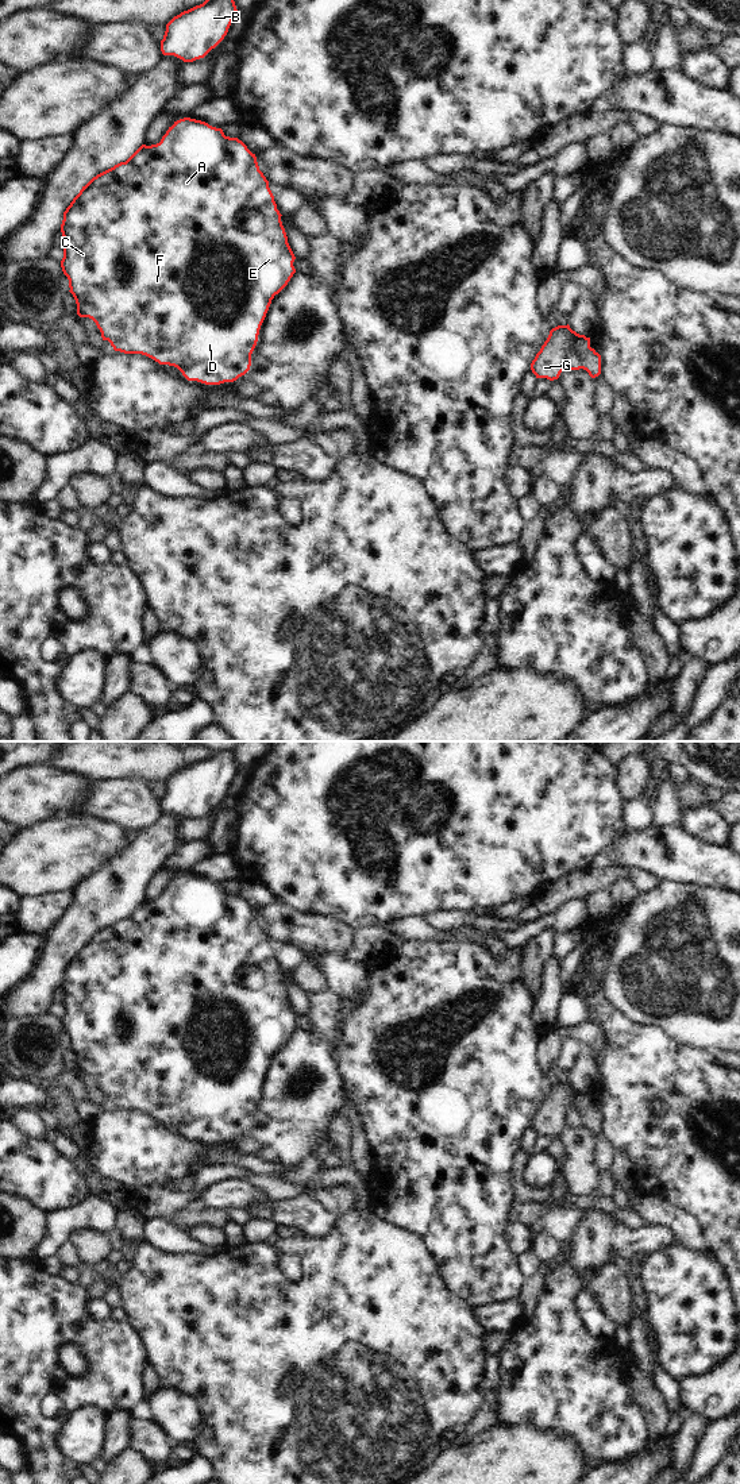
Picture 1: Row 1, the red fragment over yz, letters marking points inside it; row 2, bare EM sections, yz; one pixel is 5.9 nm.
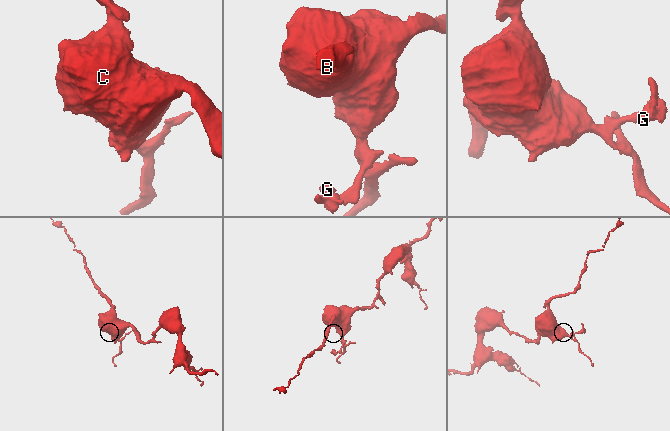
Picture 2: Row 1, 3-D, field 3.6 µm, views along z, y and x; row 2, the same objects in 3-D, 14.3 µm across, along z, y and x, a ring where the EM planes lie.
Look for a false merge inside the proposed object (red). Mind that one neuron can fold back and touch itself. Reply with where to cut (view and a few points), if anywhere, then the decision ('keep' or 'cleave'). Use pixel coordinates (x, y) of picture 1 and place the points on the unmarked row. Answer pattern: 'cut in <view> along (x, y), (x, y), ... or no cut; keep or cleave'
cut in yz along (565, 1111), (573, 1109), (582, 1124); cleave

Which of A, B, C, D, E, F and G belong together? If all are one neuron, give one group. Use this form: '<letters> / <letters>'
A B C D E F / G

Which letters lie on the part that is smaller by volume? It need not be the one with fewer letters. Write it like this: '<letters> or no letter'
G

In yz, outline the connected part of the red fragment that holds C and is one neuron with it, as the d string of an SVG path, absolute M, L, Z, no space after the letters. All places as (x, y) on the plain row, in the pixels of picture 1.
M190 874L180 875L169 883L159 899L142 901L126 918L93 933L63 968L61 1024L69 1036L69 1048L76 1056L77 1071L92 1075L100 1086L103 1096L108 1096L115 1107L142 1110L159 1121L174 1122L188 1137L205 1141L234 1138L250 1126L251 1110L271 1056L296 1029L293 1022L296 1013L288 999L281 972L269 937L259 926L255 910L242 897L226 893L221 884L212 883L205 878Z

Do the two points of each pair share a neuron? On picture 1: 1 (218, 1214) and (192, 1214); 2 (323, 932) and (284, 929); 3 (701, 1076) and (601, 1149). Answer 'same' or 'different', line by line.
1: same
2: same
3: different

